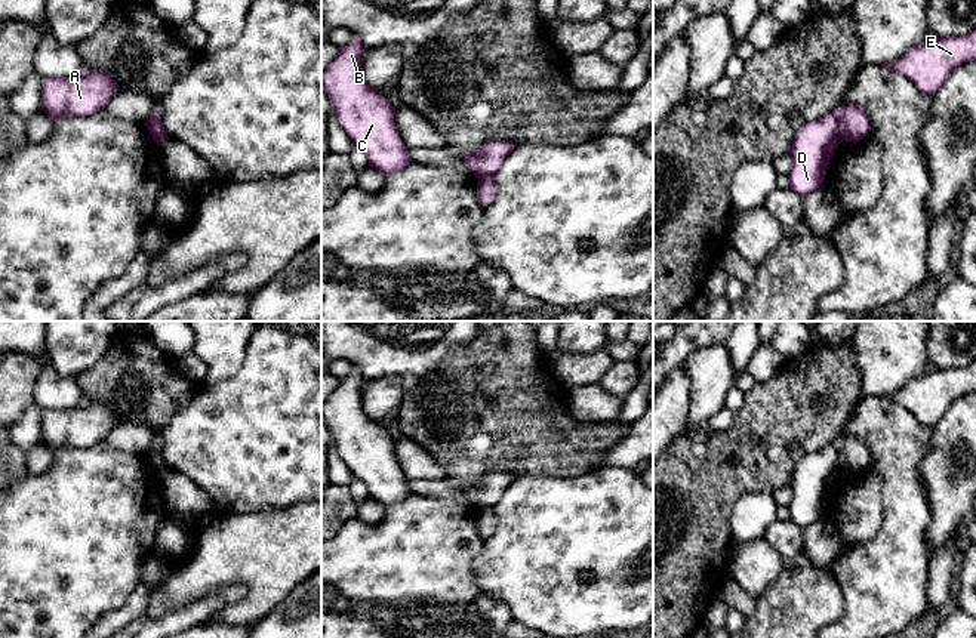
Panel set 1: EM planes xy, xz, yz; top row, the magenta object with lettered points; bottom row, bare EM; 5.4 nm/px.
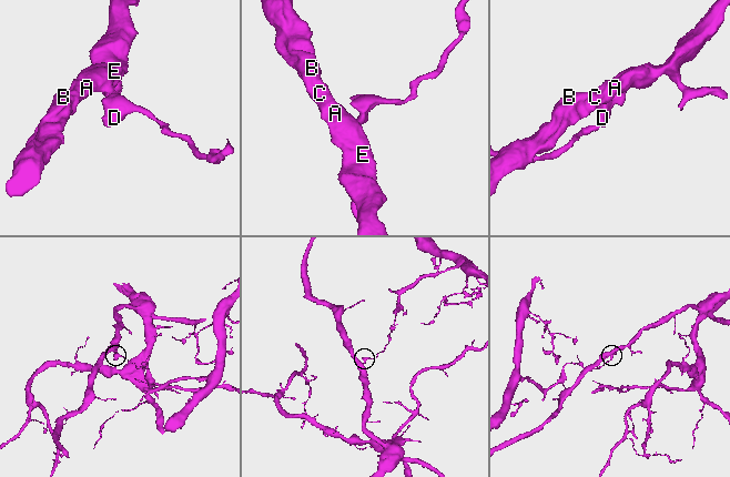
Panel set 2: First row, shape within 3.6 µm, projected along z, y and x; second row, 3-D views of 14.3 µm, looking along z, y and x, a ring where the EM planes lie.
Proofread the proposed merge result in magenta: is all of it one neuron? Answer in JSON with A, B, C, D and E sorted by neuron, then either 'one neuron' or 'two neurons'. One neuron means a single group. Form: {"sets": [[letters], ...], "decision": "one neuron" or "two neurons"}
{"sets": [["A", "B", "C", "E"], ["D"]], "decision": "two neurons"}

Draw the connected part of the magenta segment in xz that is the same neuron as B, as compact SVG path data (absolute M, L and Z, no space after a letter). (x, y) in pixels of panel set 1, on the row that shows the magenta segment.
M357 34L329 64L323 84L339 124L367 157L369 166L388 176L413 163L395 126L391 102L363 77L363 43Z

